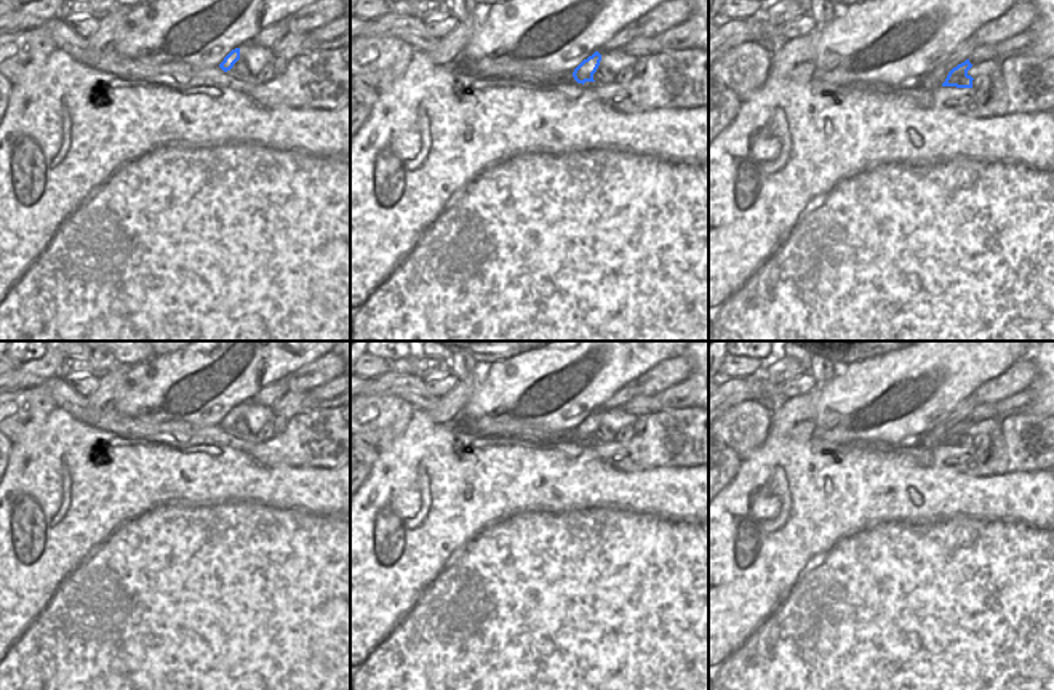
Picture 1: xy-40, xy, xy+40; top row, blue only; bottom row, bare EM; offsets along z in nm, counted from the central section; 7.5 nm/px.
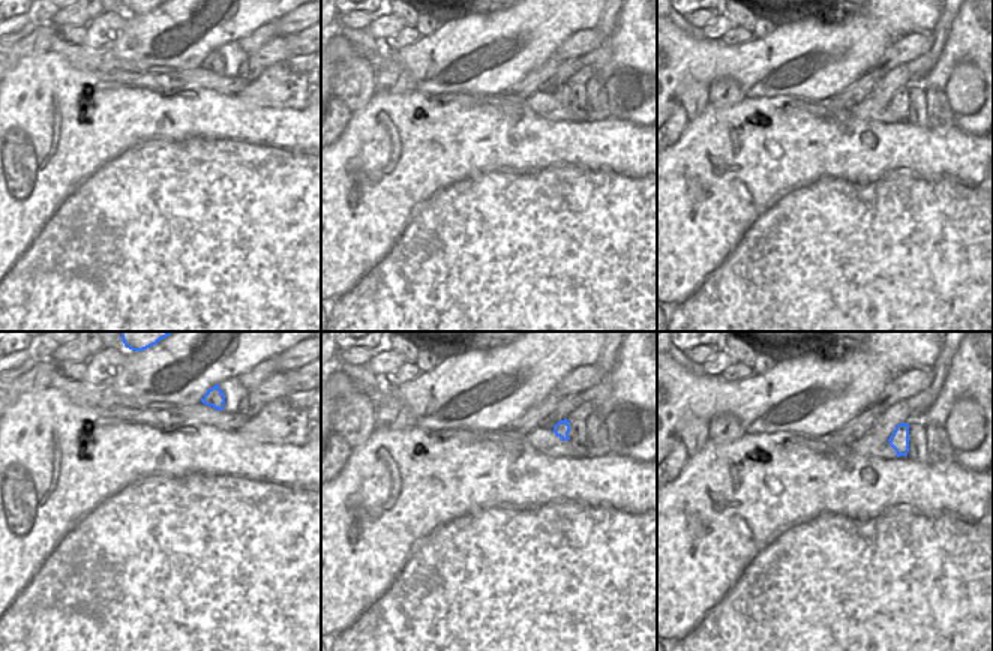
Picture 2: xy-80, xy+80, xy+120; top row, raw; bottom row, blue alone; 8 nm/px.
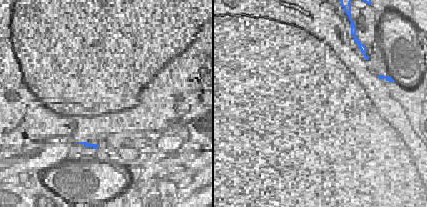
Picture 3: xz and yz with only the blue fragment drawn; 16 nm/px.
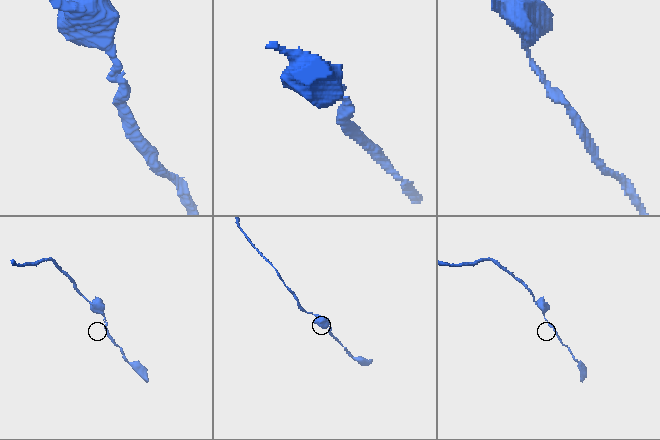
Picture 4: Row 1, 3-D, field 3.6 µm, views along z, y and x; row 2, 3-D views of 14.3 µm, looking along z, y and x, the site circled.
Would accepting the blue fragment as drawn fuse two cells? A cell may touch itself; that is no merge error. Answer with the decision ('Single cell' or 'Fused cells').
Single cell

